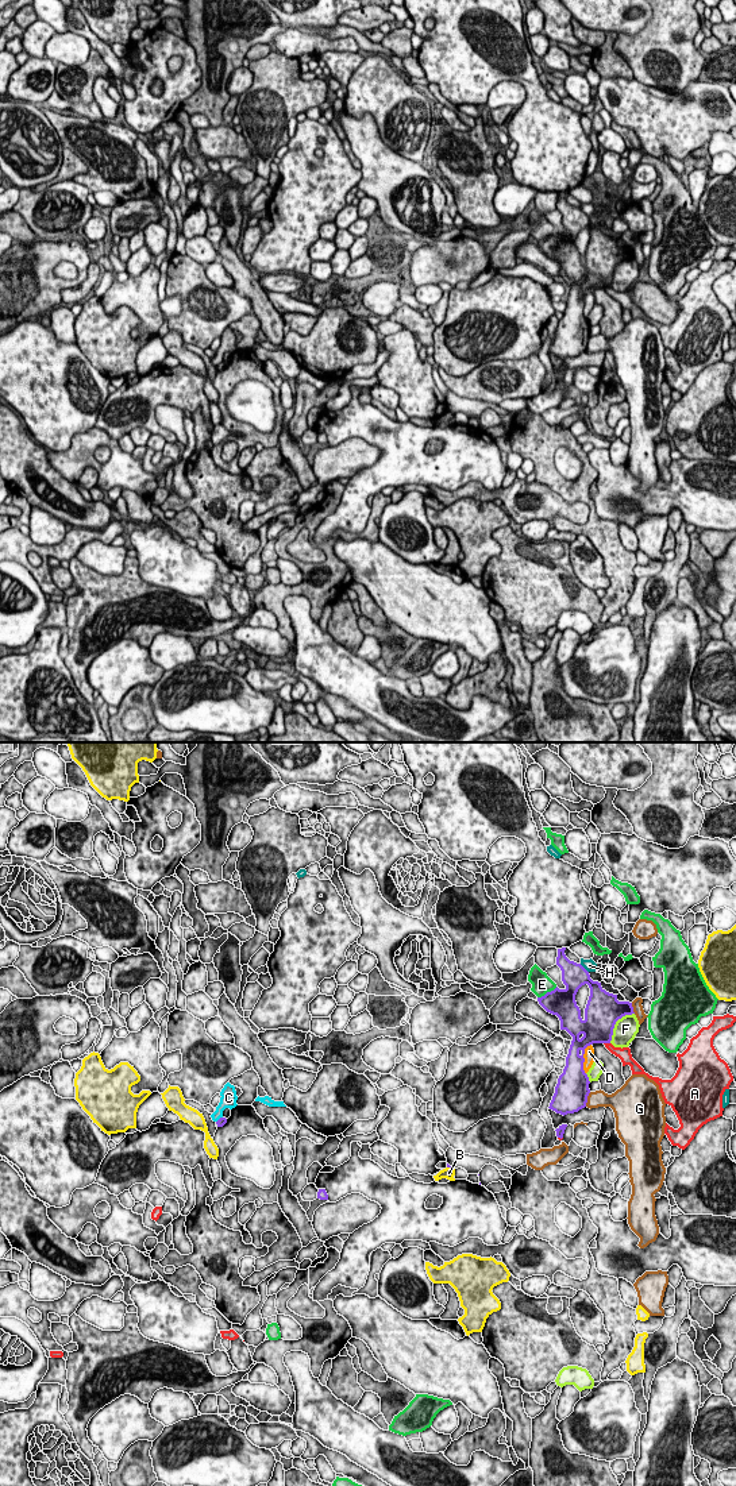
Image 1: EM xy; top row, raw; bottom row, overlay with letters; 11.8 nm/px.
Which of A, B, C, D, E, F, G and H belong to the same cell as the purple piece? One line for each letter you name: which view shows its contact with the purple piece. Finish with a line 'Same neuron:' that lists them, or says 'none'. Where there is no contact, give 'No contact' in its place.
Same neuron: none

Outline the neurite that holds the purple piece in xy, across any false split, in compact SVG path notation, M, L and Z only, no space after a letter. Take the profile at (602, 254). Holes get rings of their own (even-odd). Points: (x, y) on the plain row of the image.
M566 192L558 193L556 209L562 215L564 233L558 231L537 242L539 248L560 265L560 274L571 281L571 289L566 301L566 310L558 323L550 354L560 359L574 358L586 351L589 321L583 314L585 293L593 287L610 287L614 269L625 259L632 259L629 246L619 246L617 239L606 236L601 227L593 225L589 216L564 198ZM587 228L590 240L585 252L585 262L577 250L578 233Z

